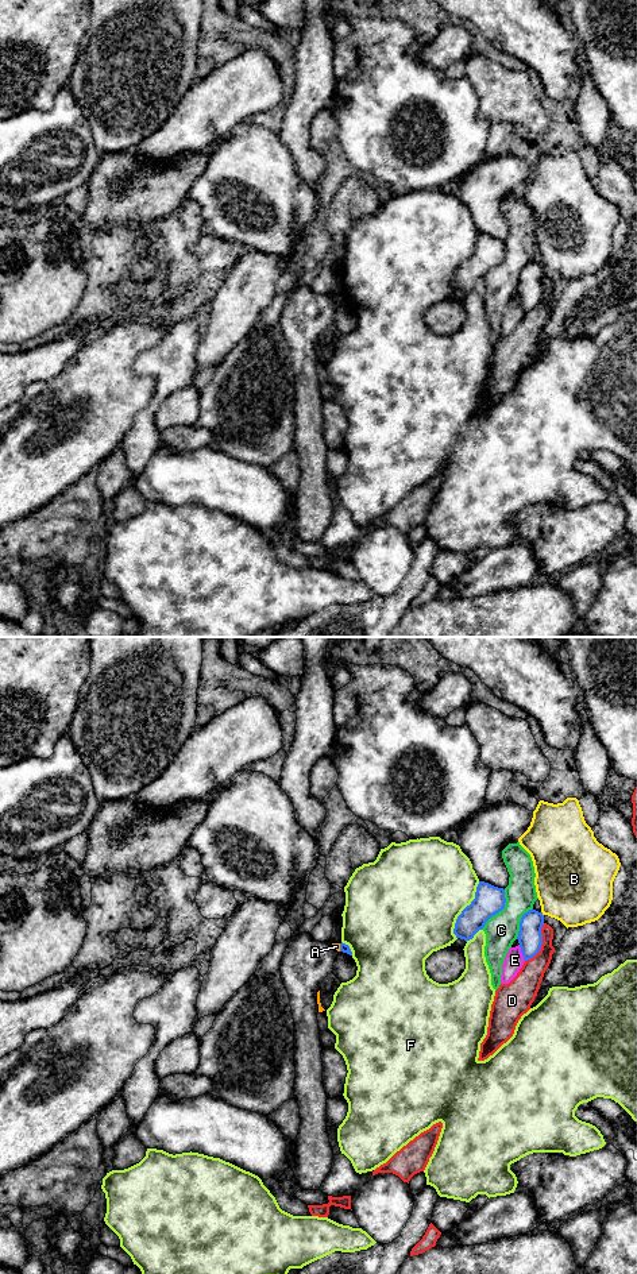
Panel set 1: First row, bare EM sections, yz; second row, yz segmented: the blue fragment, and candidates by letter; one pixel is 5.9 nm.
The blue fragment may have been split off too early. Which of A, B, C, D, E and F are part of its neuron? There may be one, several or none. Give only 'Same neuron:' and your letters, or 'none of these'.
Same neuron: none of these

